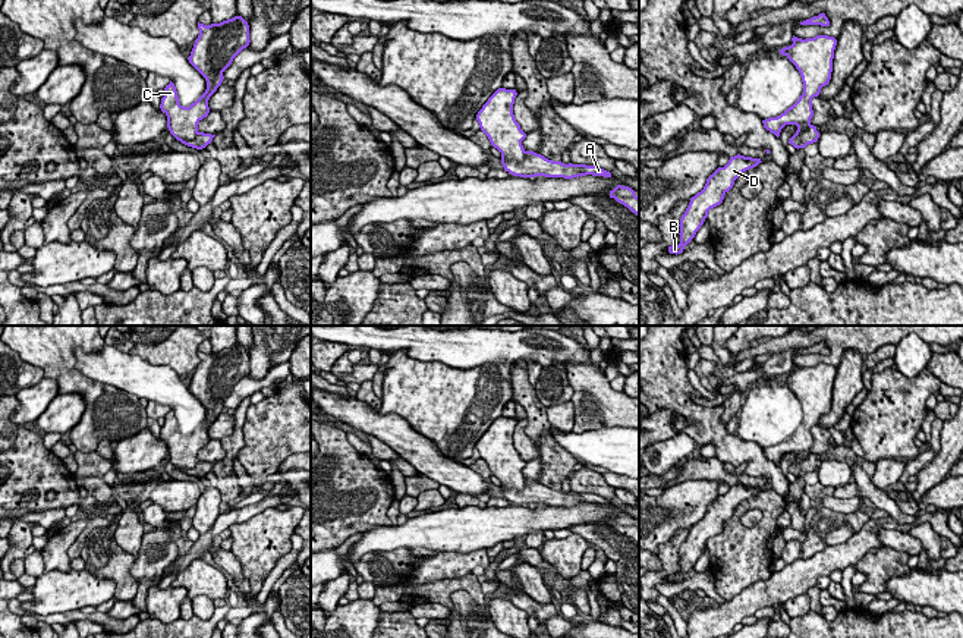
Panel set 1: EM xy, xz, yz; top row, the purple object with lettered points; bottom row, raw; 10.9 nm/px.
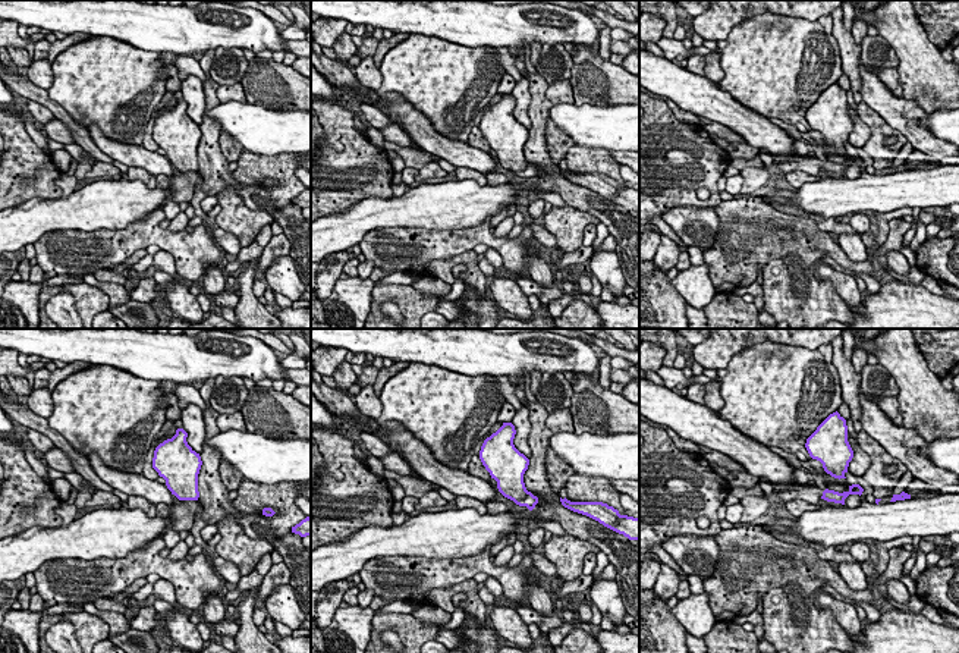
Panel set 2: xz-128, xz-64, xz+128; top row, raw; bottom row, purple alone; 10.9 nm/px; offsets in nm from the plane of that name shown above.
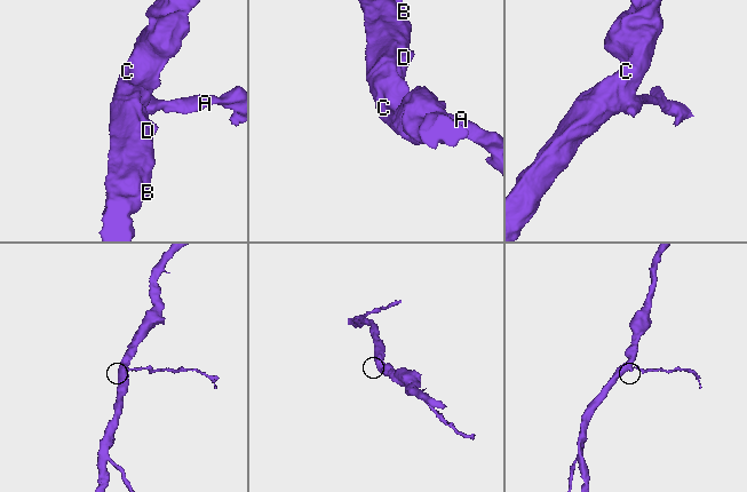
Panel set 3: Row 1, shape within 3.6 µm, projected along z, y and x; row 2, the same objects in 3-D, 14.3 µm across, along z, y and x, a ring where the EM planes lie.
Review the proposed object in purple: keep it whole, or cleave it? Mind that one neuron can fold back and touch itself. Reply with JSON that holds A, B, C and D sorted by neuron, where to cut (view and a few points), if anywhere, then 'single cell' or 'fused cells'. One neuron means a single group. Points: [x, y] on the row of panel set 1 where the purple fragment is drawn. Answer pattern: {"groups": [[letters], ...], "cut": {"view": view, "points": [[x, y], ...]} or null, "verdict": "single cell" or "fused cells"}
{"groups": [["A"], ["B", "C", "D"]], "cut": {"view": "xz", "points": [[525, 151], [525, 157], [521, 162], [502, 160]]}, "verdict": "fused cells"}

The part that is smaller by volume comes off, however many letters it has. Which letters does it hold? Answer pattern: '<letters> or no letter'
A

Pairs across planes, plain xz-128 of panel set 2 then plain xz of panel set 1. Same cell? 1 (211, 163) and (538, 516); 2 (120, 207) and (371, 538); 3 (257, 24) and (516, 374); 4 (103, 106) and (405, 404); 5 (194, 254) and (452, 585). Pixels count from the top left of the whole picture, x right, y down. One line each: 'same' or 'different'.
1: different
2: same
3: different
4: same
5: different

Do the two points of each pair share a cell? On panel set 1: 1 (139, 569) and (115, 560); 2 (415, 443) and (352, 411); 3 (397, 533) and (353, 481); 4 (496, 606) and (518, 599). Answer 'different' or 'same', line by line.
1: different
2: same
3: different
4: different

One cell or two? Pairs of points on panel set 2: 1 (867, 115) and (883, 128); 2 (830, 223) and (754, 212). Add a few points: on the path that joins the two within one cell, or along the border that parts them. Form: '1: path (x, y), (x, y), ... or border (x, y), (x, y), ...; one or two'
1: path (871, 119), (879, 126); one
2: border (780, 212), (808, 216), (823, 231), (830, 234); two

